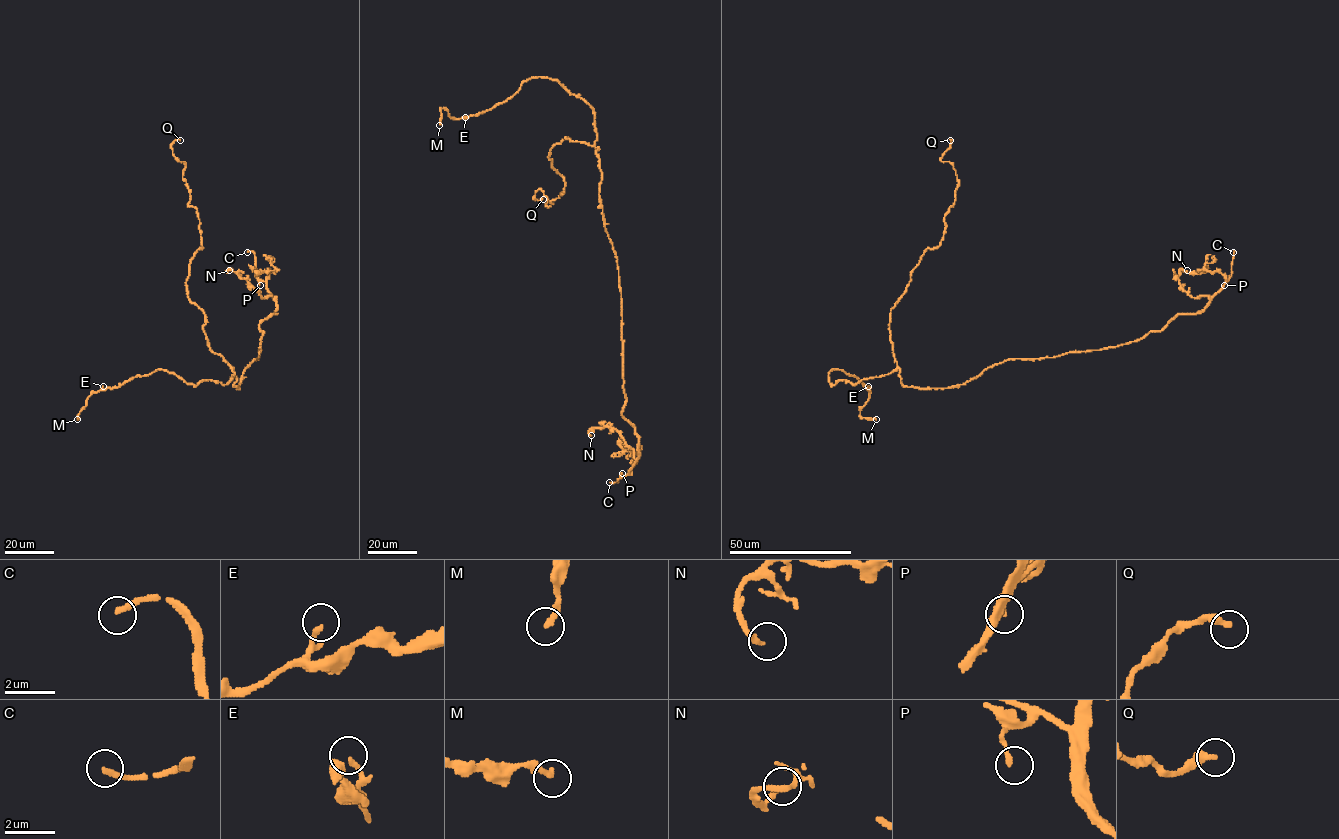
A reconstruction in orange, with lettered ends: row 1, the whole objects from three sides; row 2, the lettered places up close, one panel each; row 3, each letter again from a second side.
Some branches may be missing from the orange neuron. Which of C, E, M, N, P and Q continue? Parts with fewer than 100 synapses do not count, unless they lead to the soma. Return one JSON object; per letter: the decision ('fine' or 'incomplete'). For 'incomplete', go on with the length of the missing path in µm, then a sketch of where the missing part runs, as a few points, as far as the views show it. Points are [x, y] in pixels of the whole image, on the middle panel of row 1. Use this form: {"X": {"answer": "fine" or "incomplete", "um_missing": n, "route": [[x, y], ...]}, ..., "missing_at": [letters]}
{"C": {"answer": "incomplete", "um_missing": 15, "route": [[609, 482], [594, 490]]}, "E": {"answer": "fine"}, "M": {"answer": "fine"}, "N": {"answer": "fine"}, "P": {"answer": "fine"}, "Q": {"answer": "fine"}, "missing_at": ["C"]}

